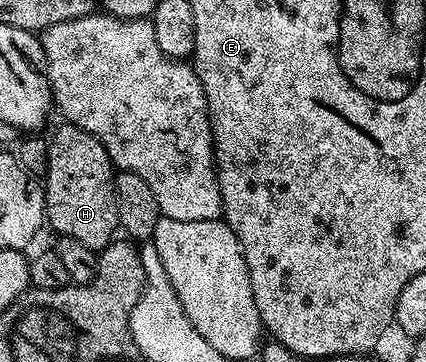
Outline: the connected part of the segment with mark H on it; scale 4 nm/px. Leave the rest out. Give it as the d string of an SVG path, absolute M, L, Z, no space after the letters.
M61 123L61 126L54 131L53 137L48 138L49 142L49 165L43 174L43 188L45 190L45 219L48 228L54 229L54 234L70 237L83 247L91 247L94 251L100 251L114 240L118 232L117 224L117 196L113 190L113 179L115 166L107 155L103 143L95 139L87 131L68 123Z

